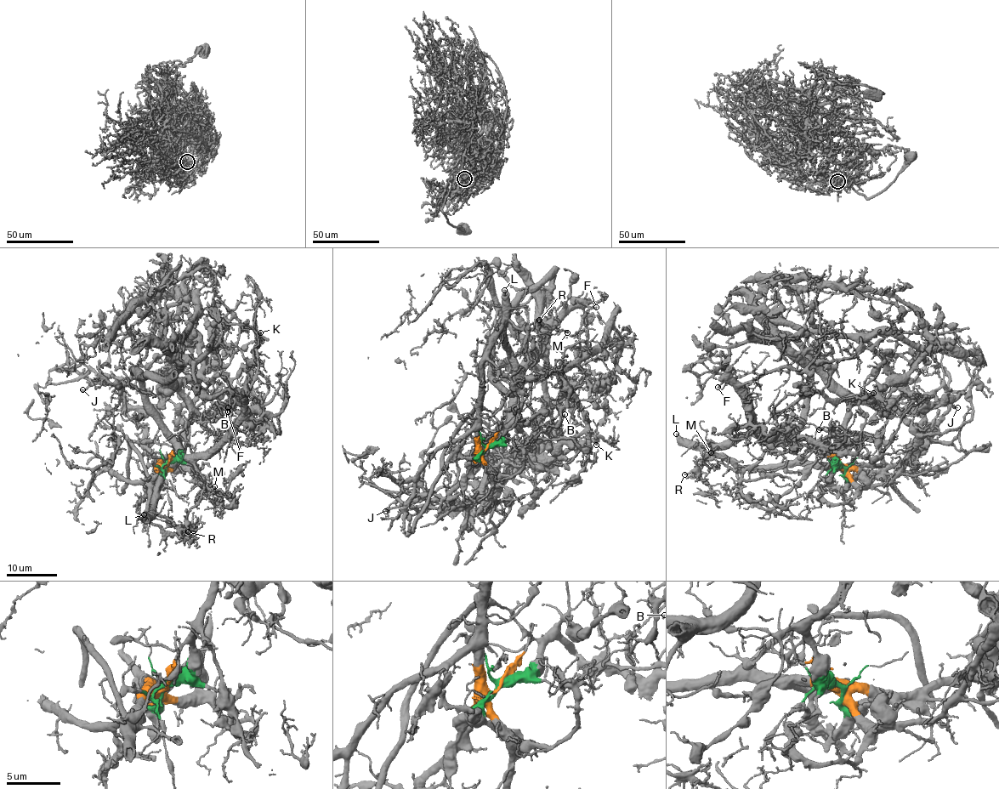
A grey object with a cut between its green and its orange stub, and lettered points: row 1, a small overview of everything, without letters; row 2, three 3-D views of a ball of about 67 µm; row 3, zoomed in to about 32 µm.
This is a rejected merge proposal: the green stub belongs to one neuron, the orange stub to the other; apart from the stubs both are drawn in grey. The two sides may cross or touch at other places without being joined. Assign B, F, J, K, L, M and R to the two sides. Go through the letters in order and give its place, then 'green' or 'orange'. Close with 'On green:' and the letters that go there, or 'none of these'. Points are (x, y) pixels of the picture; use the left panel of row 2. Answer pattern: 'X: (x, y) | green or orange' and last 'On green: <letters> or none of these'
B: (228, 407) | green
F: (228, 411) | green
J: (82, 389) | orange
K: (260, 332) | green
L: (144, 514) | orange
M: (214, 486) | orange
R: (188, 531) | orange
On green: B, F, K

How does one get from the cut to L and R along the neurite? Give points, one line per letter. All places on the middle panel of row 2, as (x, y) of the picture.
L: (486, 446), (482, 449), (478, 439), (481, 357), (488, 349), (490, 337), (501, 326), (504, 289)
R: (486, 446), (482, 449), (478, 439), (481, 357), (505, 323), (512, 321), (523, 329), (537, 330), (539, 320)

